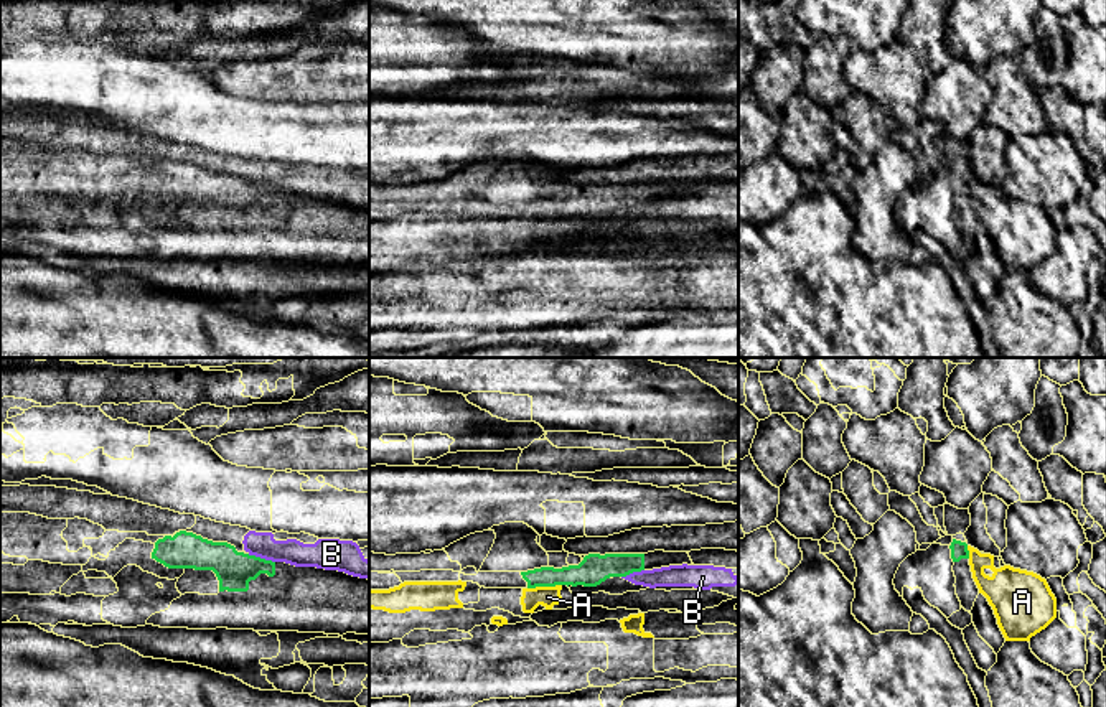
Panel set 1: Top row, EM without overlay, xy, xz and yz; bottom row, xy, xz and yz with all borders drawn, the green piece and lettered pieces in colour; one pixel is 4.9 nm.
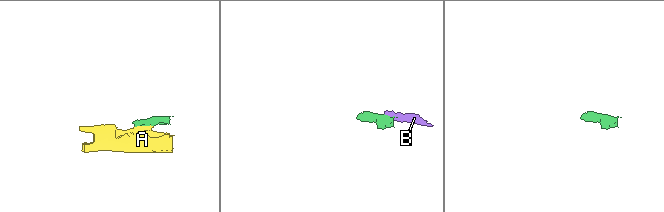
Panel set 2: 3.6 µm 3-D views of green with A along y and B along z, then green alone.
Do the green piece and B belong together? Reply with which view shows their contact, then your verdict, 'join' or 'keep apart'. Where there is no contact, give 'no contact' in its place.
meets green in xy; keep apart

